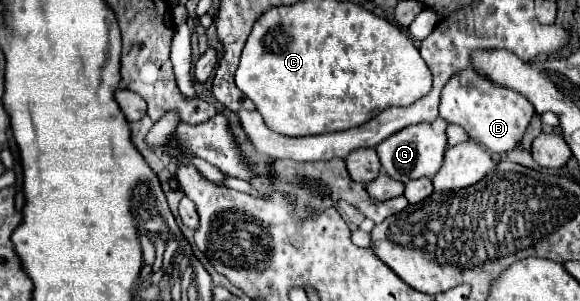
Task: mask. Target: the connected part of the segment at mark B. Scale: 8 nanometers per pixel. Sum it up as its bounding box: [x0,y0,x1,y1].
[440,71,532,153]

